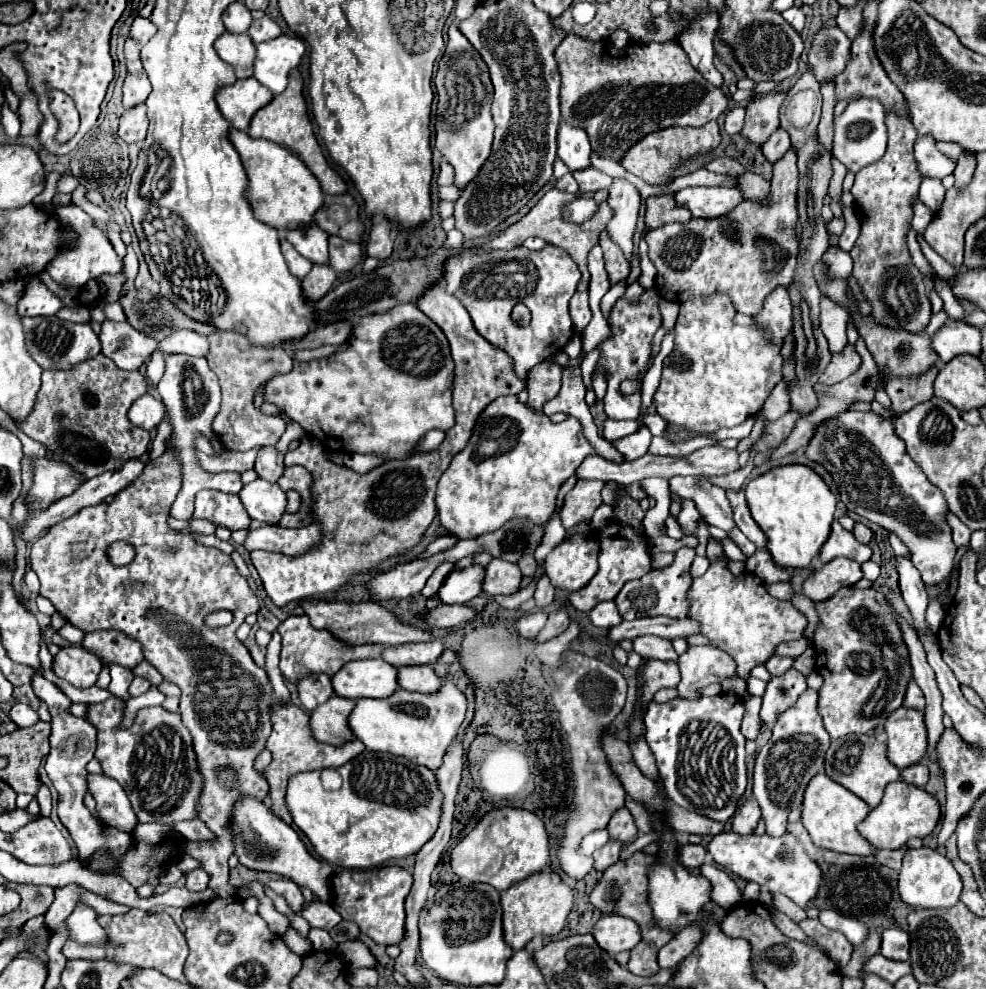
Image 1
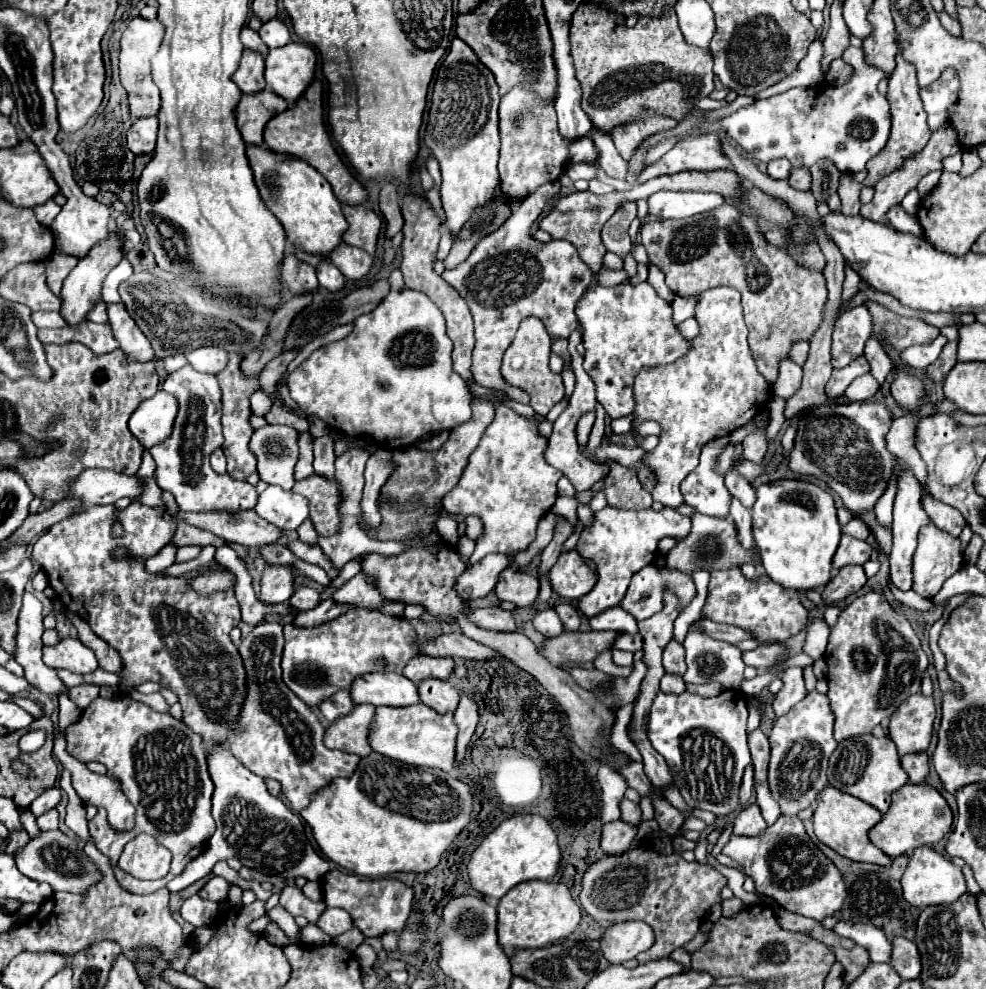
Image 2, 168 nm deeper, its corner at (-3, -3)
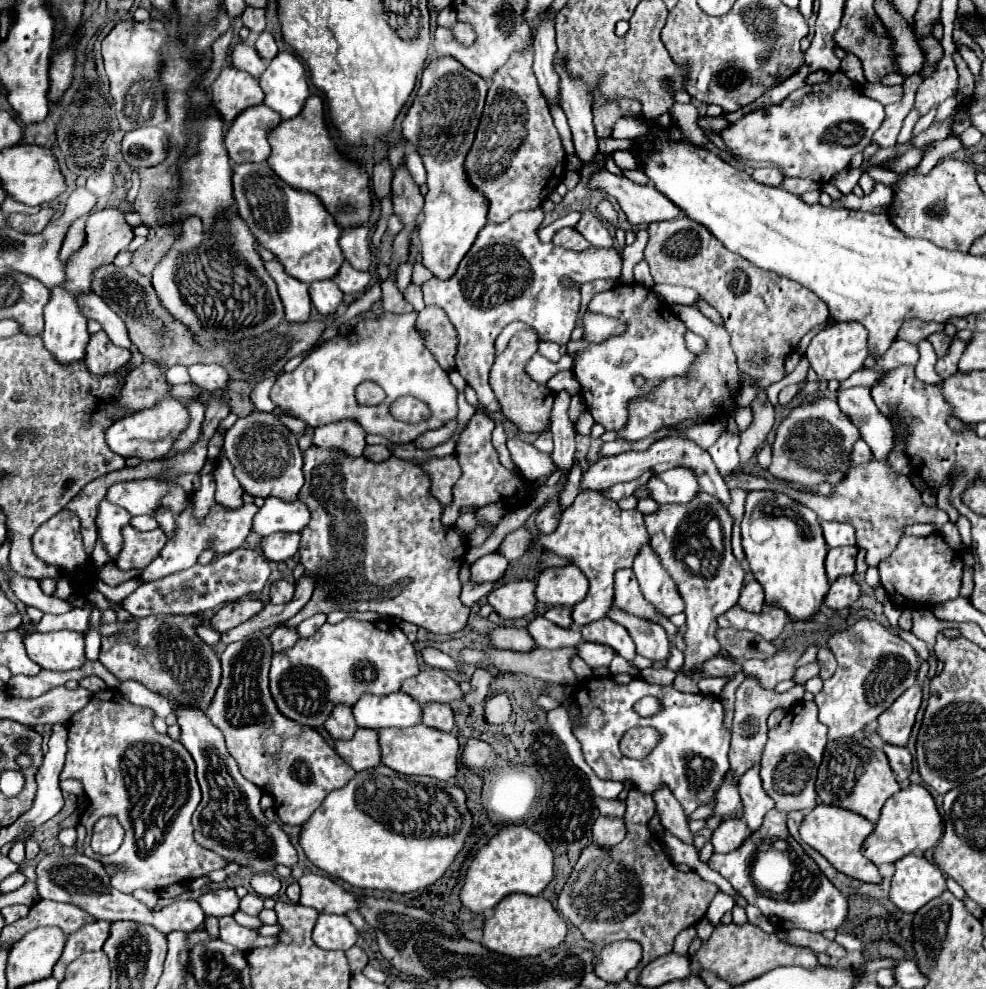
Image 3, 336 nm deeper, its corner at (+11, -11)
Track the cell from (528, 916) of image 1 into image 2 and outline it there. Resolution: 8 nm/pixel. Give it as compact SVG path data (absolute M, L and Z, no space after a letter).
M526 881L526 885L516 885L506 897L498 903L498 943L510 953L514 949L540 949L548 943L556 943L568 937L580 923L580 907L572 899L568 887L564 883L546 883L546 881Z

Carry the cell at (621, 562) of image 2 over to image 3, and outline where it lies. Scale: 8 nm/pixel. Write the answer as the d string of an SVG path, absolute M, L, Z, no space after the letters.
M580 491L578 497L574 499L574 503L562 513L560 525L554 533L532 535L532 531L524 525L524 527L508 533L508 537L502 541L502 545L498 549L504 553L504 557L510 563L520 559L526 551L540 547L540 549L548 549L548 551L556 553L558 557L572 561L572 565L580 567L580 571L590 581L590 589L588 589L588 595L578 605L574 605L572 619L576 625L582 627L582 625L588 625L592 621L606 617L606 613L610 611L612 601L614 601L614 573L618 569L632 567L634 557L648 543L650 543L650 537L648 537L648 531L644 525L644 515L638 509L622 511L616 501L606 499L596 491Z

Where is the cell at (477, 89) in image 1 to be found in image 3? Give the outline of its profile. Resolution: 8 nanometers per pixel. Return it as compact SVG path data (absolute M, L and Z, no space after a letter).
M436 57L424 69L420 89L402 123L404 139L420 153L428 173L424 219L418 231L422 263L440 279L452 277L462 257L488 223L488 199L466 175L464 161L472 149L488 83L452 57Z

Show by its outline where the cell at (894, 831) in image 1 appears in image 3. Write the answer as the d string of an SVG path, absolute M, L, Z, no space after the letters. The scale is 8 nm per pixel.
M910 785L906 789L900 789L884 803L874 831L862 843L862 855L868 857L874 865L896 863L908 853L934 847L942 835L942 829L942 819L938 815L932 795L922 785Z

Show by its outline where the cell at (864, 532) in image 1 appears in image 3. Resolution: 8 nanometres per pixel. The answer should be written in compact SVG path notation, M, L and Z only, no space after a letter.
M822 523L822 531L824 531L826 543L854 543L856 545L856 537L854 537L852 525Z

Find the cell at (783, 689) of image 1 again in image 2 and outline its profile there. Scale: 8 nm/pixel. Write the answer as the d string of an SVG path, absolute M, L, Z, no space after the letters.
M788 667L782 673L784 687L774 699L774 713L776 717L786 715L798 701L806 697L806 687L804 687L804 677L802 677L802 667Z

